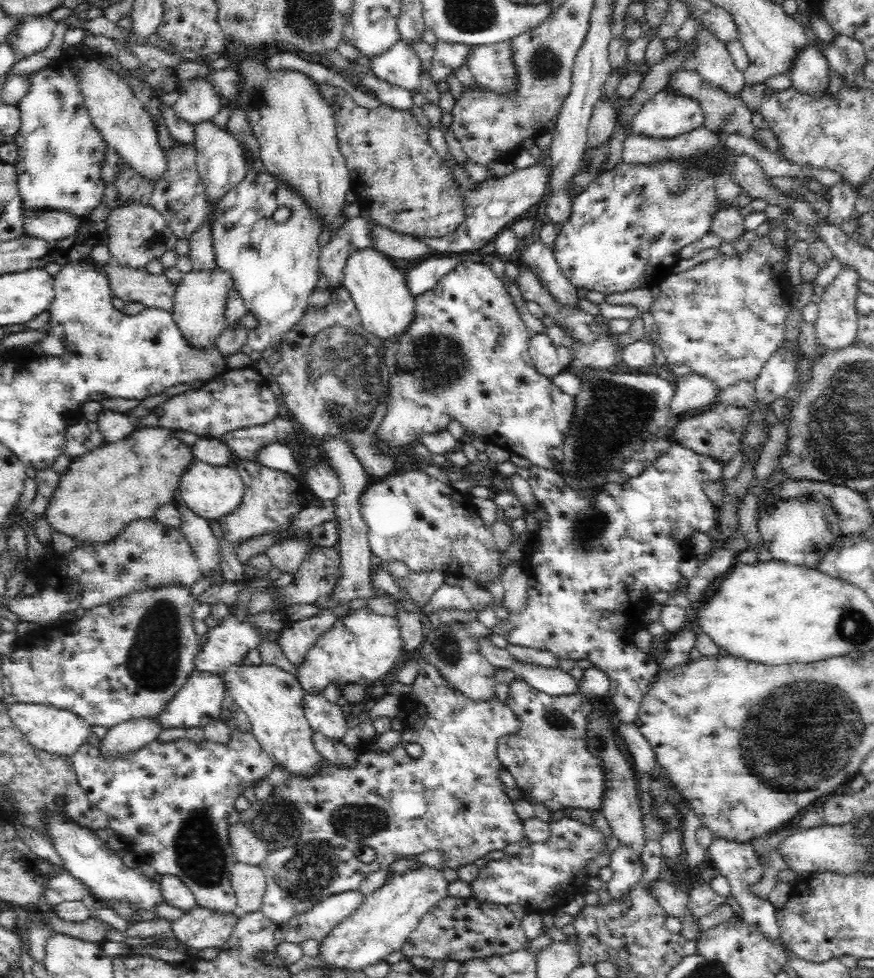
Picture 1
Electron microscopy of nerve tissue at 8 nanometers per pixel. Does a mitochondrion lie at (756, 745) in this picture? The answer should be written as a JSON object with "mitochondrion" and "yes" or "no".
{"mitochondrion":"yes"}

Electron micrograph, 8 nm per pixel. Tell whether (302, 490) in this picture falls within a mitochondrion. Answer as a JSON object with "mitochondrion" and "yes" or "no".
{"mitochondrion":"no"}

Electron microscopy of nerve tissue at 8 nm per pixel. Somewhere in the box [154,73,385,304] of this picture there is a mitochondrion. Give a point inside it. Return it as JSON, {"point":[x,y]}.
{"point":[253,92]}

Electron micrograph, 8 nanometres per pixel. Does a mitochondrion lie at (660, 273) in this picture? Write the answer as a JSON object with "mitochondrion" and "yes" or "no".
{"mitochondrion":"no"}

